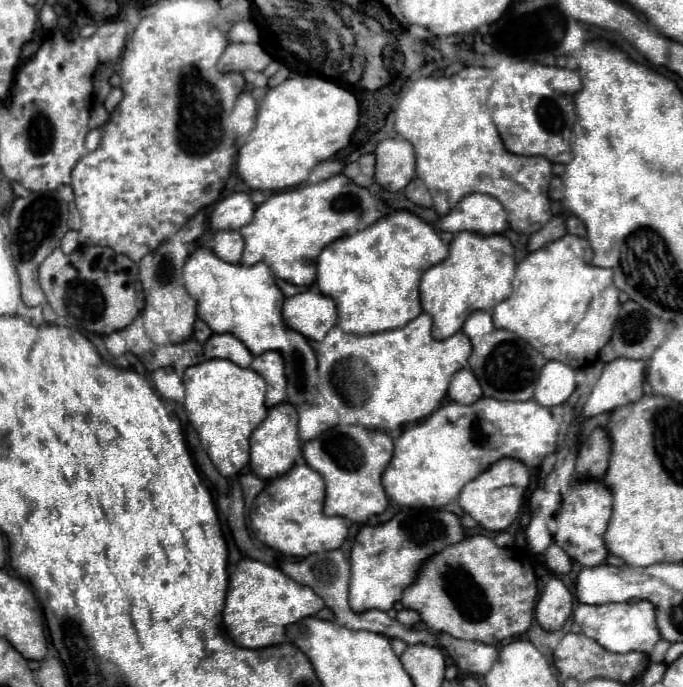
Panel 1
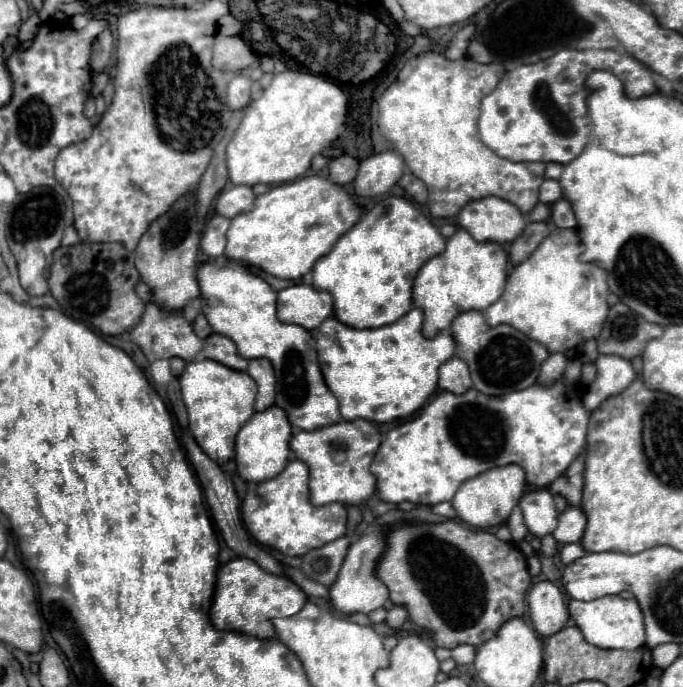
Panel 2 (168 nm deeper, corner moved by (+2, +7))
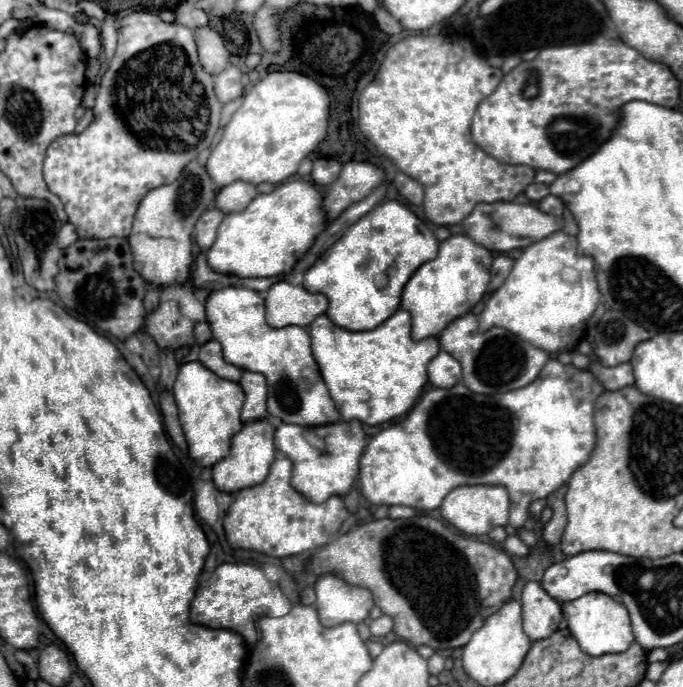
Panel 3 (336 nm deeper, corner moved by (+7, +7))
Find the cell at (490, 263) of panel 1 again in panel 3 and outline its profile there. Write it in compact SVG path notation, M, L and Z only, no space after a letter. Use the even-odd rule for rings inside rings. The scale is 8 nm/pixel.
M450 235L440 243L440 251L432 261L426 261L406 283L402 291L402 309L412 315L412 339L420 341L440 331L456 317L472 311L482 301L490 283L492 251L476 245L468 235Z

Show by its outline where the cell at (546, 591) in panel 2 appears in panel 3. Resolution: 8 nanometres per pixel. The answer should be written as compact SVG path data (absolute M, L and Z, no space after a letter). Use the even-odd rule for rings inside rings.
M532 581L522 589L522 619L526 635L532 641L538 641L550 637L558 629L562 621L562 609L560 603L550 597L540 583Z

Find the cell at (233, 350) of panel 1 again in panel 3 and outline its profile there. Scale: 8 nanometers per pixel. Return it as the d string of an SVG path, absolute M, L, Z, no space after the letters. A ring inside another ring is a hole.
M210 339L208 343L204 343L200 347L200 363L206 365L210 371L214 371L218 377L222 379L230 379L230 381L238 381L242 375L242 369L238 369L236 365L230 365L224 361L222 357L222 347L218 341Z

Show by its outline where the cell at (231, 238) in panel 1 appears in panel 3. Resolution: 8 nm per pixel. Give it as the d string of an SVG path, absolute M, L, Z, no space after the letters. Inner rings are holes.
M208 209L202 213L202 217L196 223L196 243L202 251L208 251L216 239L216 231L220 221L224 219L224 213L220 209Z

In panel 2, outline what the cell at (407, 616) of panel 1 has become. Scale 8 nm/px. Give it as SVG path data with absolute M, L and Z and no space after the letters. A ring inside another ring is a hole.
M393 607L389 613L387 613L387 619L385 619L385 623L393 629L393 631L397 631L397 629L401 629L401 625L407 621L407 613L405 613L405 609L401 609L401 607Z

